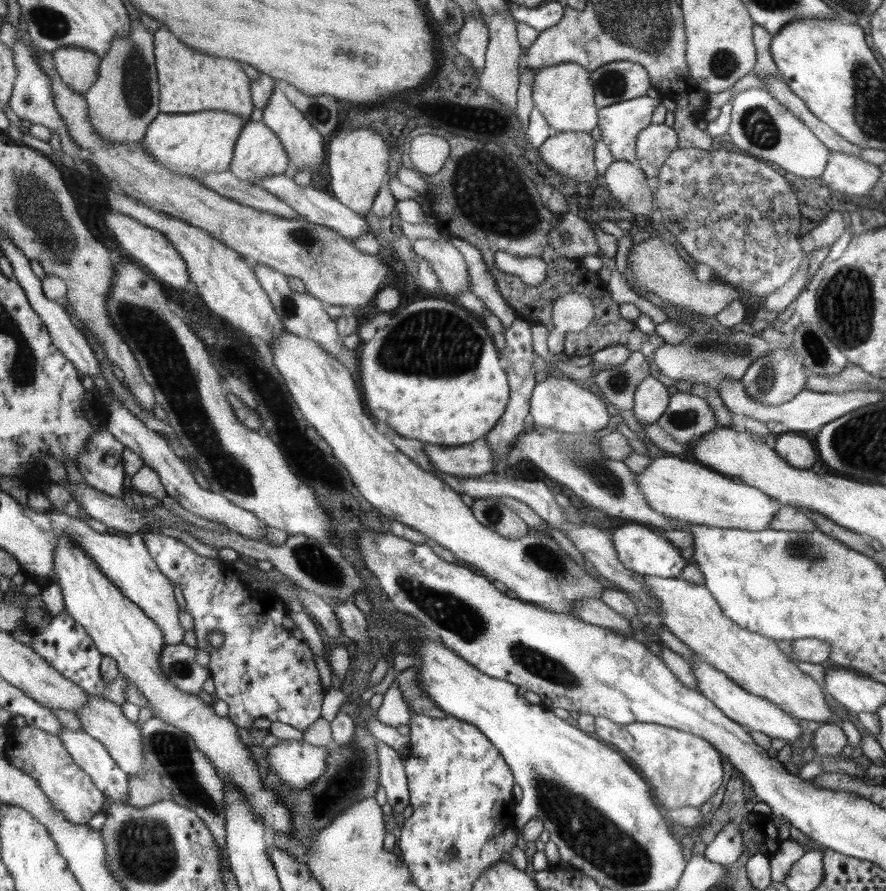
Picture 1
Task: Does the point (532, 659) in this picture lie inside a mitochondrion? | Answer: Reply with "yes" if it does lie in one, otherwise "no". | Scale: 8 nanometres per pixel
yes

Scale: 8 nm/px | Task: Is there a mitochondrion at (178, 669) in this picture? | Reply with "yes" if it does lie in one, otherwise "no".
yes

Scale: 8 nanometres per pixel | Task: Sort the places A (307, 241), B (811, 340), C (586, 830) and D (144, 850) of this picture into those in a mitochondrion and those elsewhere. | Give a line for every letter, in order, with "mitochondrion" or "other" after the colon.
A: mitochondrion
B: mitochondrion
C: mitochondrion
D: mitochondrion

